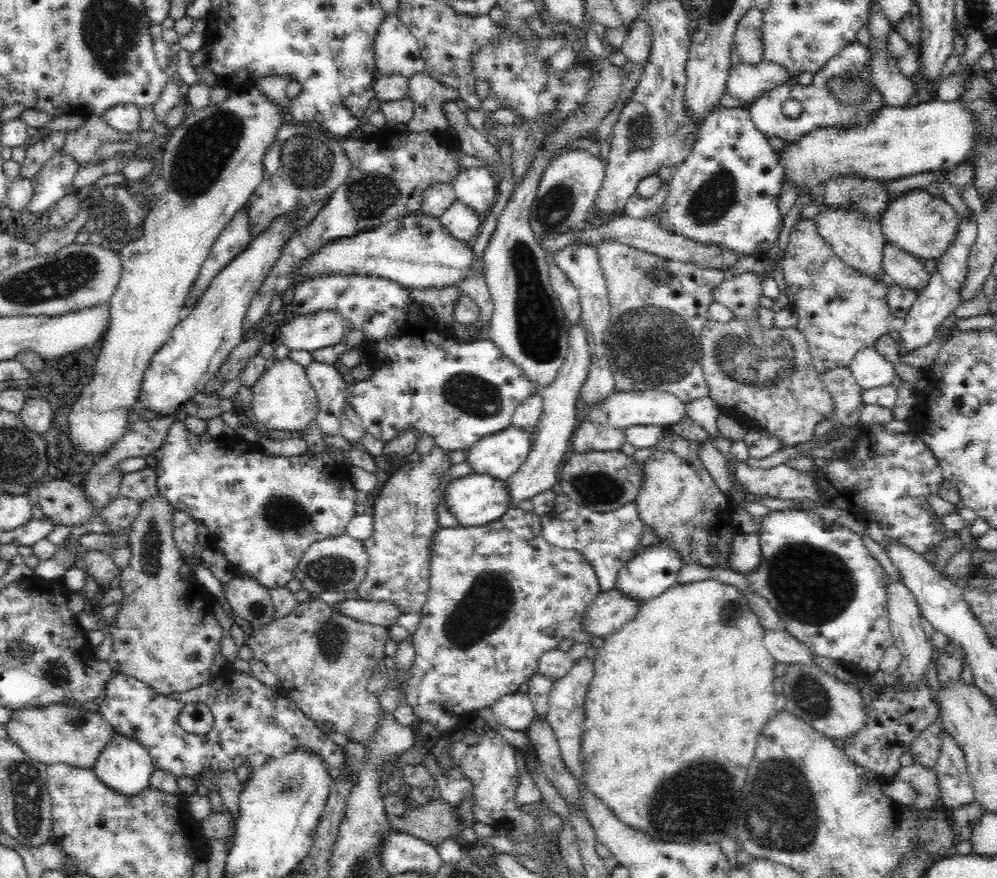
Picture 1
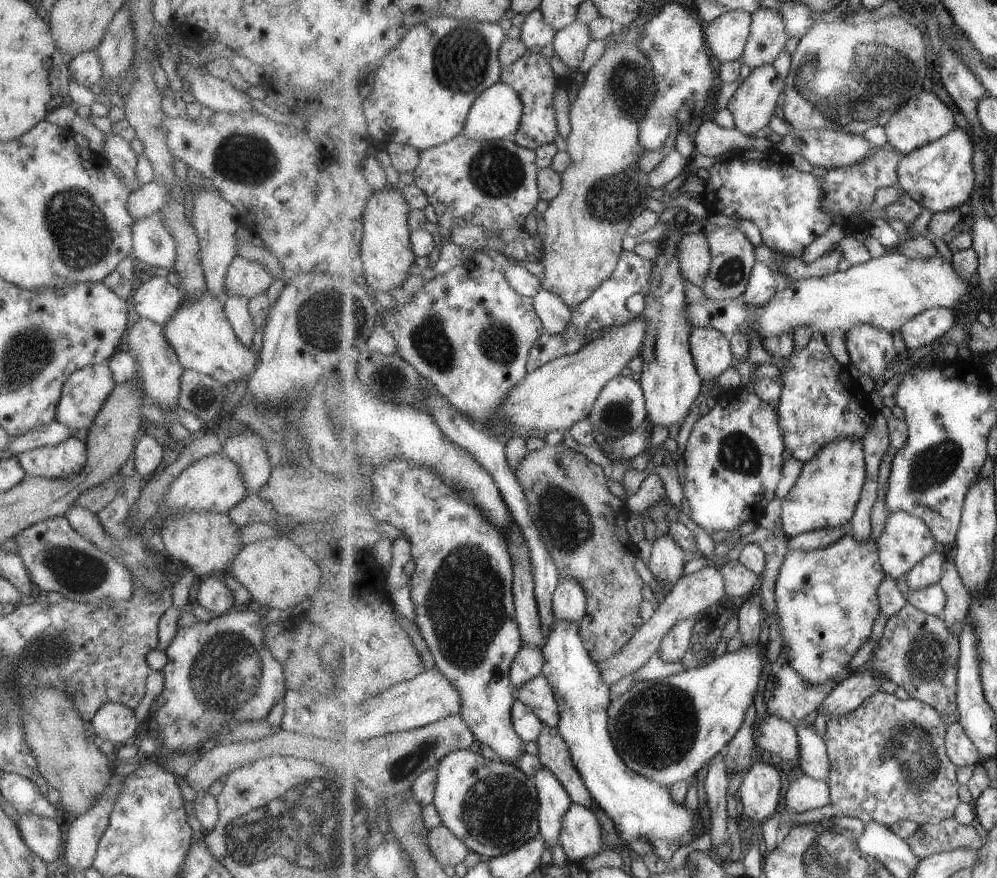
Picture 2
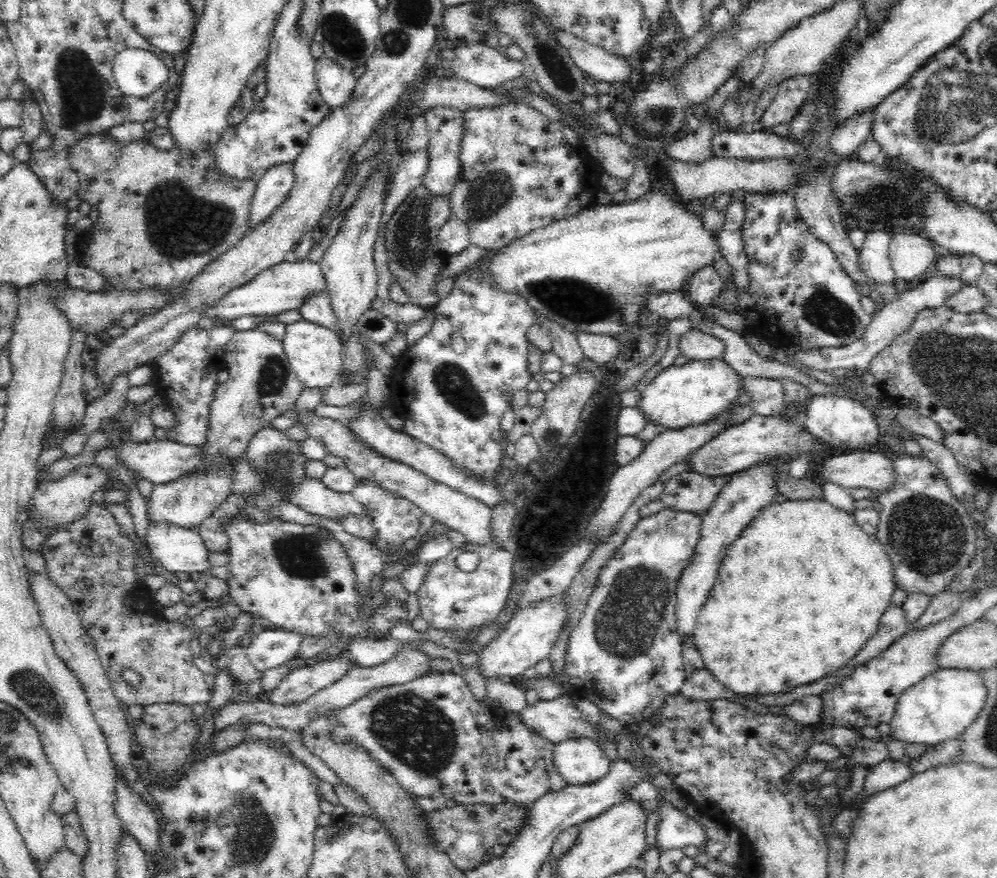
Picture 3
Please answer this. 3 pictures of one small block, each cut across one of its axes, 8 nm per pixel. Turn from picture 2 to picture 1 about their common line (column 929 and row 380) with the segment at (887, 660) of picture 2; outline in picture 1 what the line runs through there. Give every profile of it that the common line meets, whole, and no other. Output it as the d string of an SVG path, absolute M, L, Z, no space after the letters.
M602 241L597 248L597 253L609 294L610 319L604 329L604 348L606 349L610 371L612 371L612 376L614 377L614 392L627 393L658 389L664 392L674 393L686 404L692 402L692 400L696 400L696 398L708 396L708 387L706 387L701 365L702 356L704 356L704 352L702 352L702 329L704 329L704 324L708 321L708 307L714 301L712 298L712 288L726 280L724 276L725 271L704 269L703 267L696 266L694 262L680 262L679 260L662 258L628 245L621 245L620 243L616 243L616 241Z

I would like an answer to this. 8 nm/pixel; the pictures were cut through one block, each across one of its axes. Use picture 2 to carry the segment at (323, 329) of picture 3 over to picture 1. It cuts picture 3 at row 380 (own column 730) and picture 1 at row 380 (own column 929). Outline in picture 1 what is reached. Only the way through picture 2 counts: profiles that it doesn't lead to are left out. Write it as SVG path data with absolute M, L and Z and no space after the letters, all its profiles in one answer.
M291 358L270 364L264 374L251 388L253 399L251 409L255 414L255 424L272 430L301 431L314 422L318 407L317 394L307 377L307 370Z

